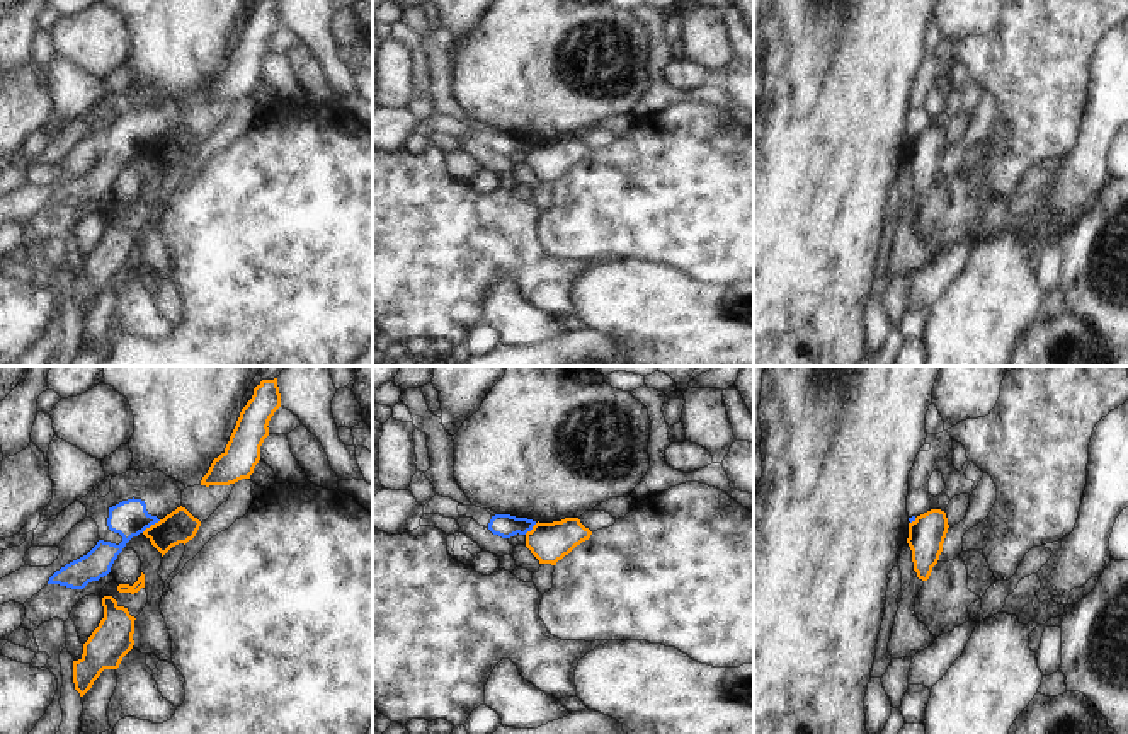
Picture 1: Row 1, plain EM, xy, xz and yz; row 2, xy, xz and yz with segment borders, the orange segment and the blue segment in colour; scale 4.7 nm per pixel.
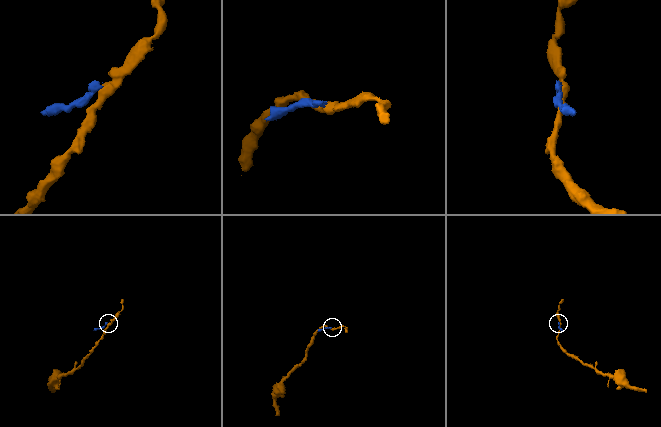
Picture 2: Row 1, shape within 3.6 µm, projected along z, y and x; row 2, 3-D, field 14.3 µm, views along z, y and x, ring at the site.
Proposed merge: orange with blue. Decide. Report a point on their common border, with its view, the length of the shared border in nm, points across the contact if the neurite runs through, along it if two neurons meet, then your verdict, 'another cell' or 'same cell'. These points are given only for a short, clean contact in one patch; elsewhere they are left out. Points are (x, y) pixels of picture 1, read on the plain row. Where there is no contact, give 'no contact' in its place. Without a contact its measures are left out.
meets orange in xy at (152, 143); contact 110 nm long; border along xy (160, 138), (142, 150); another cell

